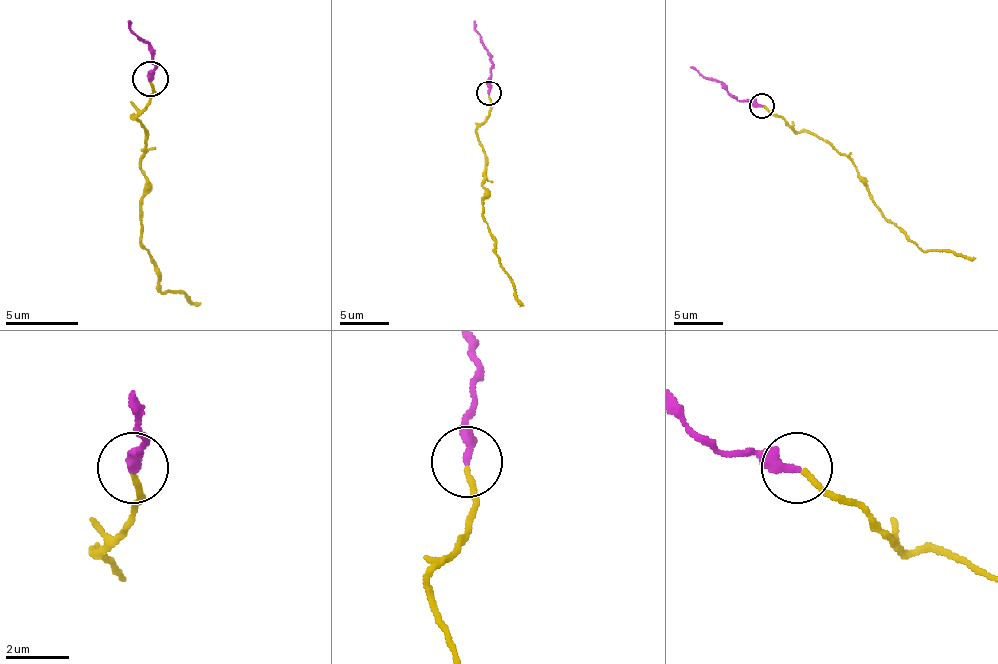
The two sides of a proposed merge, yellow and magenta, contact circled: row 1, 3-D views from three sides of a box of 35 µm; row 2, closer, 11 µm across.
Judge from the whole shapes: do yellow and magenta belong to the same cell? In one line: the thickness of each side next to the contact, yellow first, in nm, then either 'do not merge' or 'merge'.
150 nm thick on the yellow side, 320 nm on the other; do not merge

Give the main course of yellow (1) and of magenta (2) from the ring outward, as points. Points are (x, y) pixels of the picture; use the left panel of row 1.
1: (151, 80), (151, 101), (133, 115), (144, 126), (140, 243), (165, 293), (184, 293), (195, 304)
2: (151, 80), (154, 54), (129, 21)

